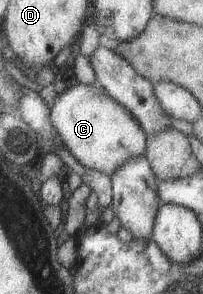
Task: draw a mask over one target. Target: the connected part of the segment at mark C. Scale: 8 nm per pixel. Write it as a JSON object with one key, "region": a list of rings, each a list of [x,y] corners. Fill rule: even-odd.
{"region":[[[59,83],[59,94],[50,107],[50,122],[60,142],[84,169],[111,175],[130,157],[144,155],[146,133],[136,119],[97,84],[76,83],[66,88]]]}

